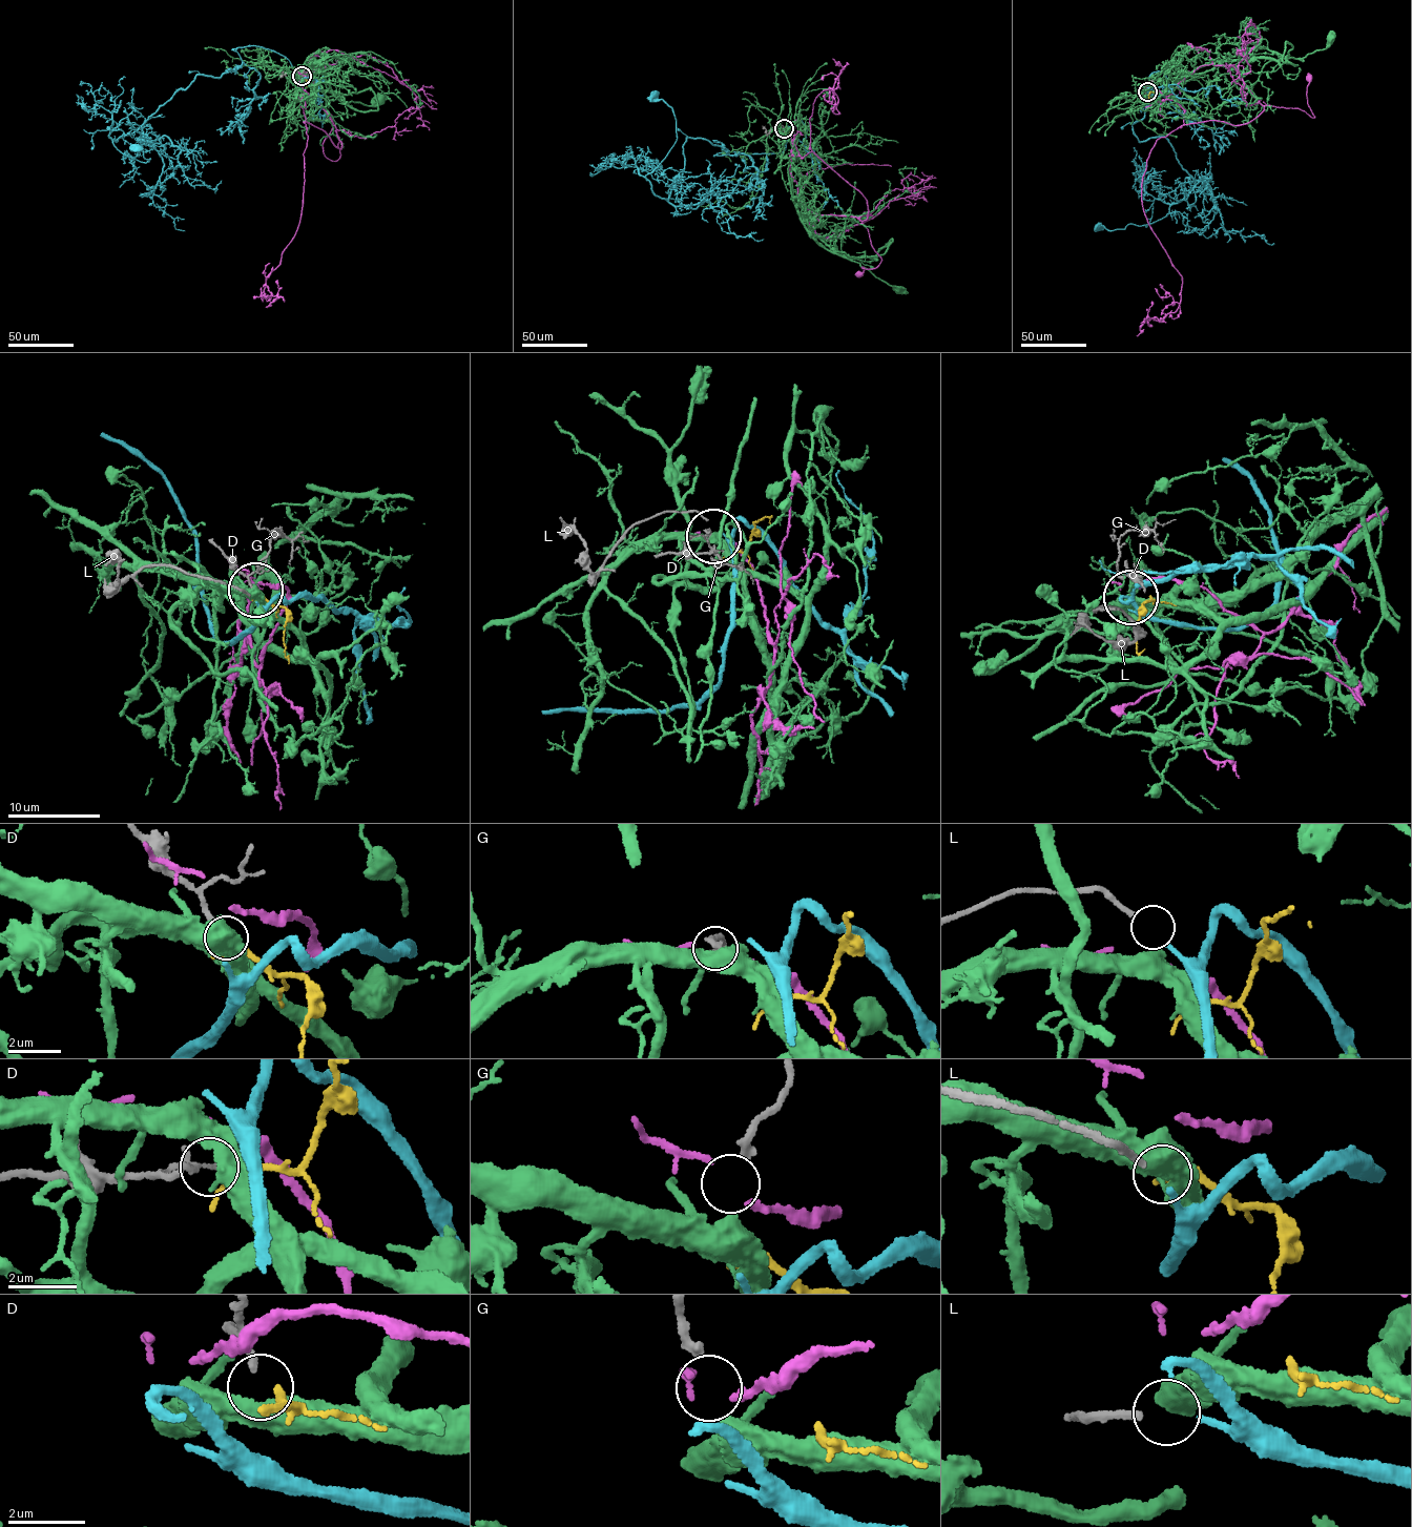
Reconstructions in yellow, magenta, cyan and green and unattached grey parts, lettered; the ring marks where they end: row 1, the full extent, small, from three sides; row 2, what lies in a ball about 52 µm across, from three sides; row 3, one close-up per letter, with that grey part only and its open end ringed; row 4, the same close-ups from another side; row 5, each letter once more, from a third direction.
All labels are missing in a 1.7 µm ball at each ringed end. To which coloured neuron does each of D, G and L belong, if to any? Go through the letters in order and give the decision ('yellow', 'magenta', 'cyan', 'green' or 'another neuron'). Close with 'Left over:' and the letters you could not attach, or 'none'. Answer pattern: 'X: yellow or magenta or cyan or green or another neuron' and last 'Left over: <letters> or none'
D: yellow
G: green
L: cyan
Left over: none

